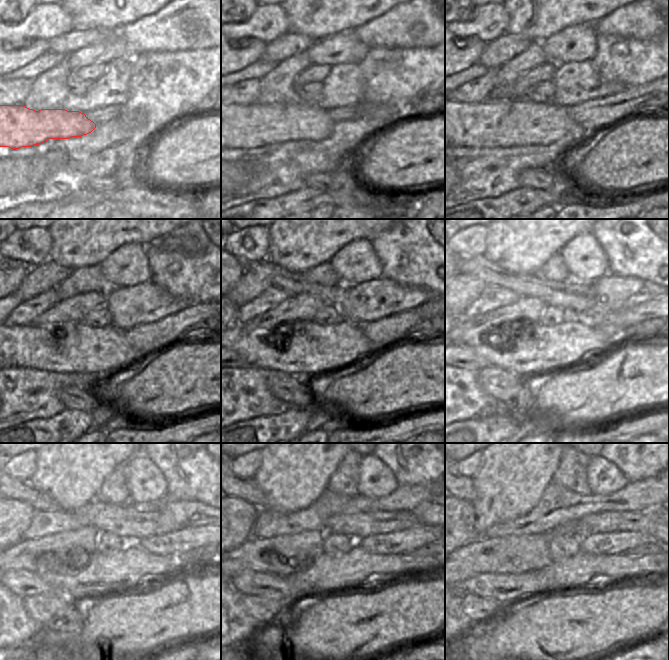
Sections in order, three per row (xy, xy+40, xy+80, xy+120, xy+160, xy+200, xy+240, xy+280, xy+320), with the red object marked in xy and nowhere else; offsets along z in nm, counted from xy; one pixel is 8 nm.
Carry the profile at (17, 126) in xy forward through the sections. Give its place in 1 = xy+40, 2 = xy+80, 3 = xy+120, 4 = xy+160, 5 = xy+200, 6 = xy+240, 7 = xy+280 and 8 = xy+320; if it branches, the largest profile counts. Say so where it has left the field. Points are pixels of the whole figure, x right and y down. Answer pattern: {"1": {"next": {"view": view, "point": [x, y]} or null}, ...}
{"1": {"next": {"view": "xy+40", "point": [241, 126]}}, "2": {"next": {"view": "xy+80", "point": [493, 122]}}, "3": {"next": {"view": "xy+120", "point": [66, 346]}}, "4": {"next": {"view": "xy+160", "point": [312, 349]}}, "5": {"next": {"view": "xy+200", "point": [540, 349]}}, "6": {"next": {"view": "xy+240", "point": [104, 573]}}, "7": {"next": {"view": "xy+280", "point": [328, 573]}}, "8": {"next": {"view": "xy+320", "point": [581, 569]}}}

